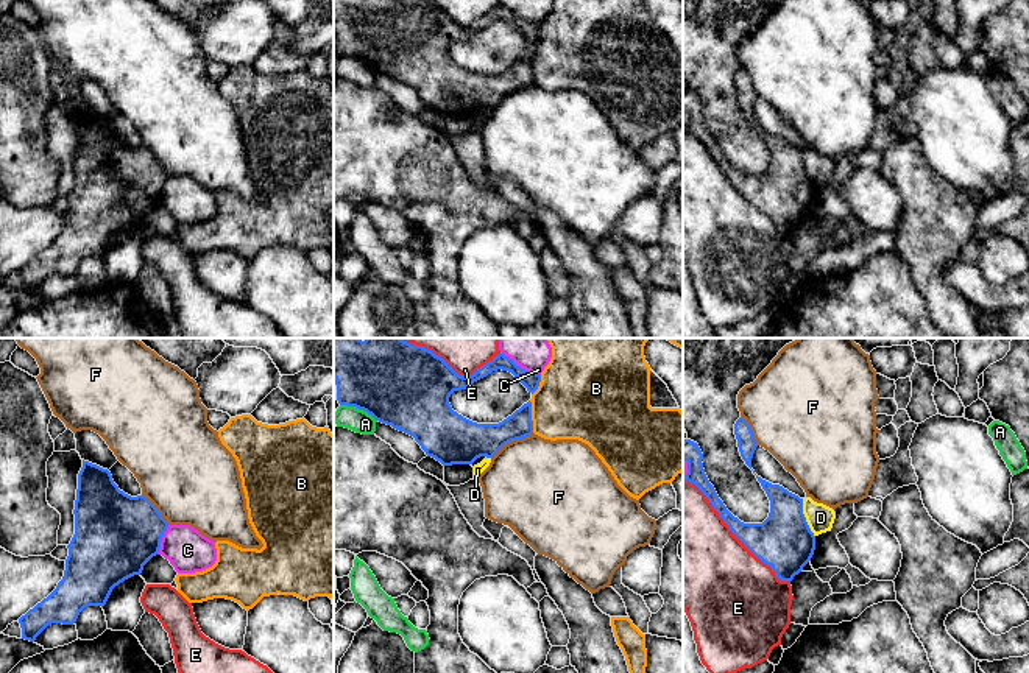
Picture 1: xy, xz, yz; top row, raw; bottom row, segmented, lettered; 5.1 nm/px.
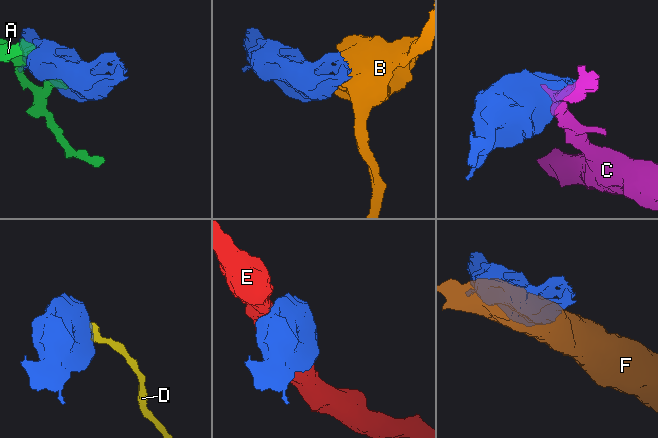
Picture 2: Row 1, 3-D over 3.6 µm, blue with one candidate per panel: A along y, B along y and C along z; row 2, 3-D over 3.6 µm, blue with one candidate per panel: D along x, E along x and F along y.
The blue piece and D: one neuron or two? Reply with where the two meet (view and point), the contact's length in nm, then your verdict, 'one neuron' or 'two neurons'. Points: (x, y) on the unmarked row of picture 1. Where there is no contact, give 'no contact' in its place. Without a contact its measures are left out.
contact yz (805, 169); length 220 nm; two neurons

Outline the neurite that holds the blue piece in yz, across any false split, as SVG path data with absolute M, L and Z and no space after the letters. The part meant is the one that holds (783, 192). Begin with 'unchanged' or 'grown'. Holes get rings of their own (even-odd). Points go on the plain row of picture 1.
unchanged | M683 92L683 111L688 114L684 131L706 146L733 185L756 209L770 217L778 231L790 234L811 212L815 201L815 187L803 165L803 150L756 126L770 151L770 164L762 174L744 174L727 160L709 134L697 93Z

